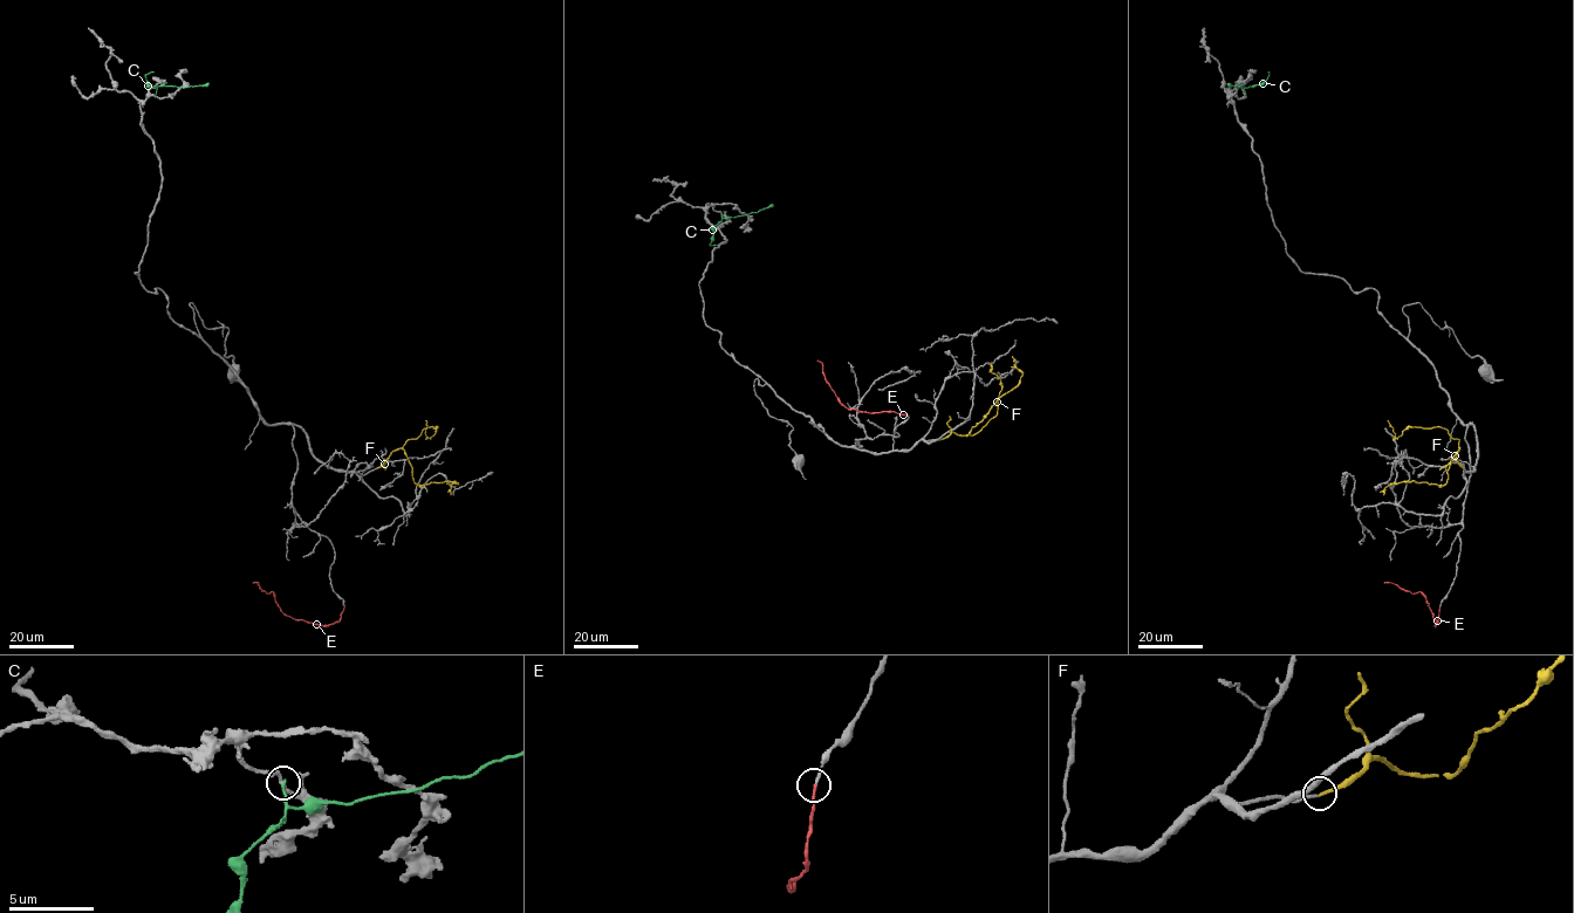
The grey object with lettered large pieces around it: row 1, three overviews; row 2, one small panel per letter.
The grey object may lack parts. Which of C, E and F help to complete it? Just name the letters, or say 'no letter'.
E, F

